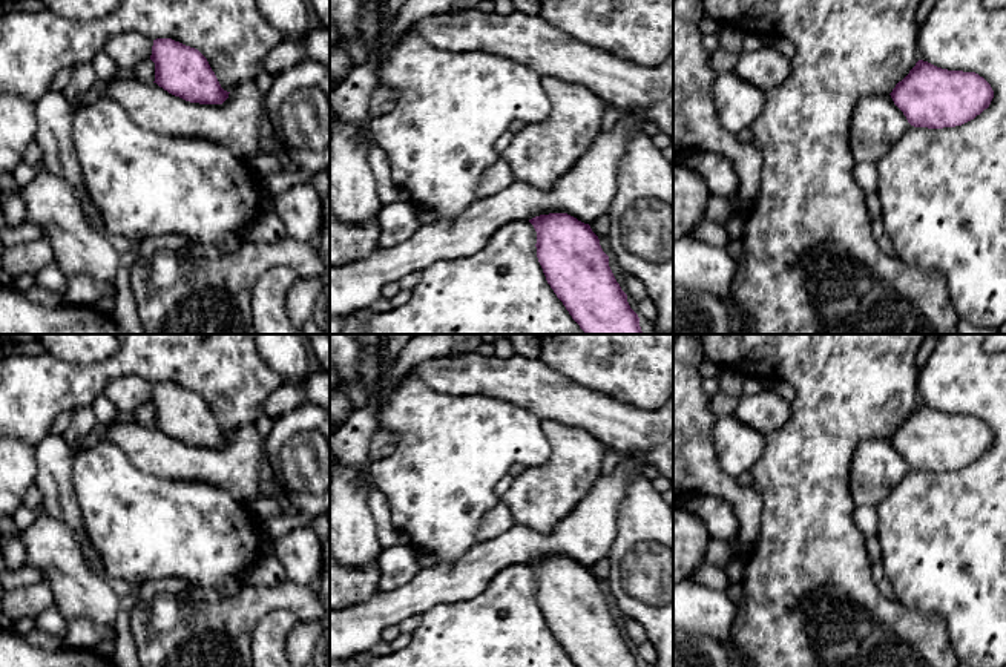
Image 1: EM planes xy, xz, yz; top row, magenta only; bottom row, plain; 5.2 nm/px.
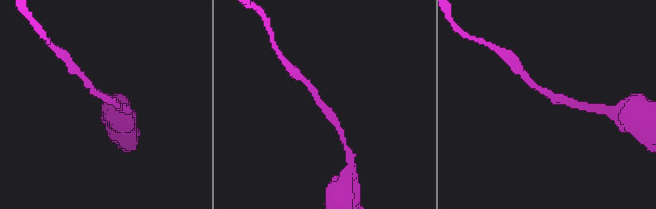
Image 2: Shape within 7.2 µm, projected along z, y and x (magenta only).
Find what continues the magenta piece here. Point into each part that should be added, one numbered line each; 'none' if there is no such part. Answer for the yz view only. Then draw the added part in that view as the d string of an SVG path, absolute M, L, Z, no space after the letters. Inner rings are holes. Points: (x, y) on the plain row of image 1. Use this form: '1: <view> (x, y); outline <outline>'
1: yz (877, 466); outline M891 439L862 440L850 465L850 494L856 508L865 504L877 508L909 469Z

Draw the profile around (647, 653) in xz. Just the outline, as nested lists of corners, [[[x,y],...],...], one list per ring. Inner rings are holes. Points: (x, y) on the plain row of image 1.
[[[646,641],[636,647],[638,659],[653,667],[658,659],[658,652],[650,641]]]

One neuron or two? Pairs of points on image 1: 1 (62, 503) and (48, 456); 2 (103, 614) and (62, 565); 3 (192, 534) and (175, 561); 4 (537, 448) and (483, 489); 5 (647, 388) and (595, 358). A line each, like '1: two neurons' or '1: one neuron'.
1: one neuron
2: one neuron
3: one neuron
4: one neuron
5: one neuron

